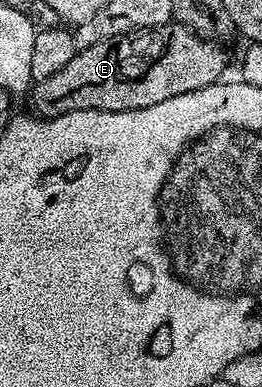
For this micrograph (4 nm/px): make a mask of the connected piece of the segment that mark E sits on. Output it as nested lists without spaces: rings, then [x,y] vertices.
[[[170,20],[162,26],[152,26],[149,30],[134,30],[131,34],[120,34],[114,38],[103,40],[99,44],[91,44],[91,48],[79,50],[74,58],[67,60],[67,65],[59,68],[59,72],[55,72],[55,76],[47,76],[47,80],[36,83],[32,87],[33,94],[33,110],[32,113],[39,118],[54,118],[60,114],[67,112],[75,112],[76,110],[138,110],[139,108],[151,108],[151,104],[159,104],[163,100],[171,100],[171,96],[183,96],[183,92],[195,92],[199,88],[207,88],[211,84],[222,81],[225,70],[225,50],[224,45],[218,44],[216,41],[208,41],[196,34],[180,23]]]

